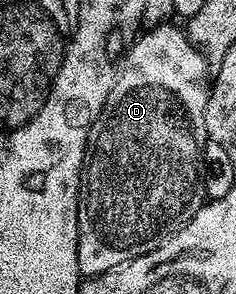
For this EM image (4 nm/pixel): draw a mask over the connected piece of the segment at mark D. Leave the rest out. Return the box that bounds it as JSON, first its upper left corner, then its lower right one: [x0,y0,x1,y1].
[78,24,208,276]

